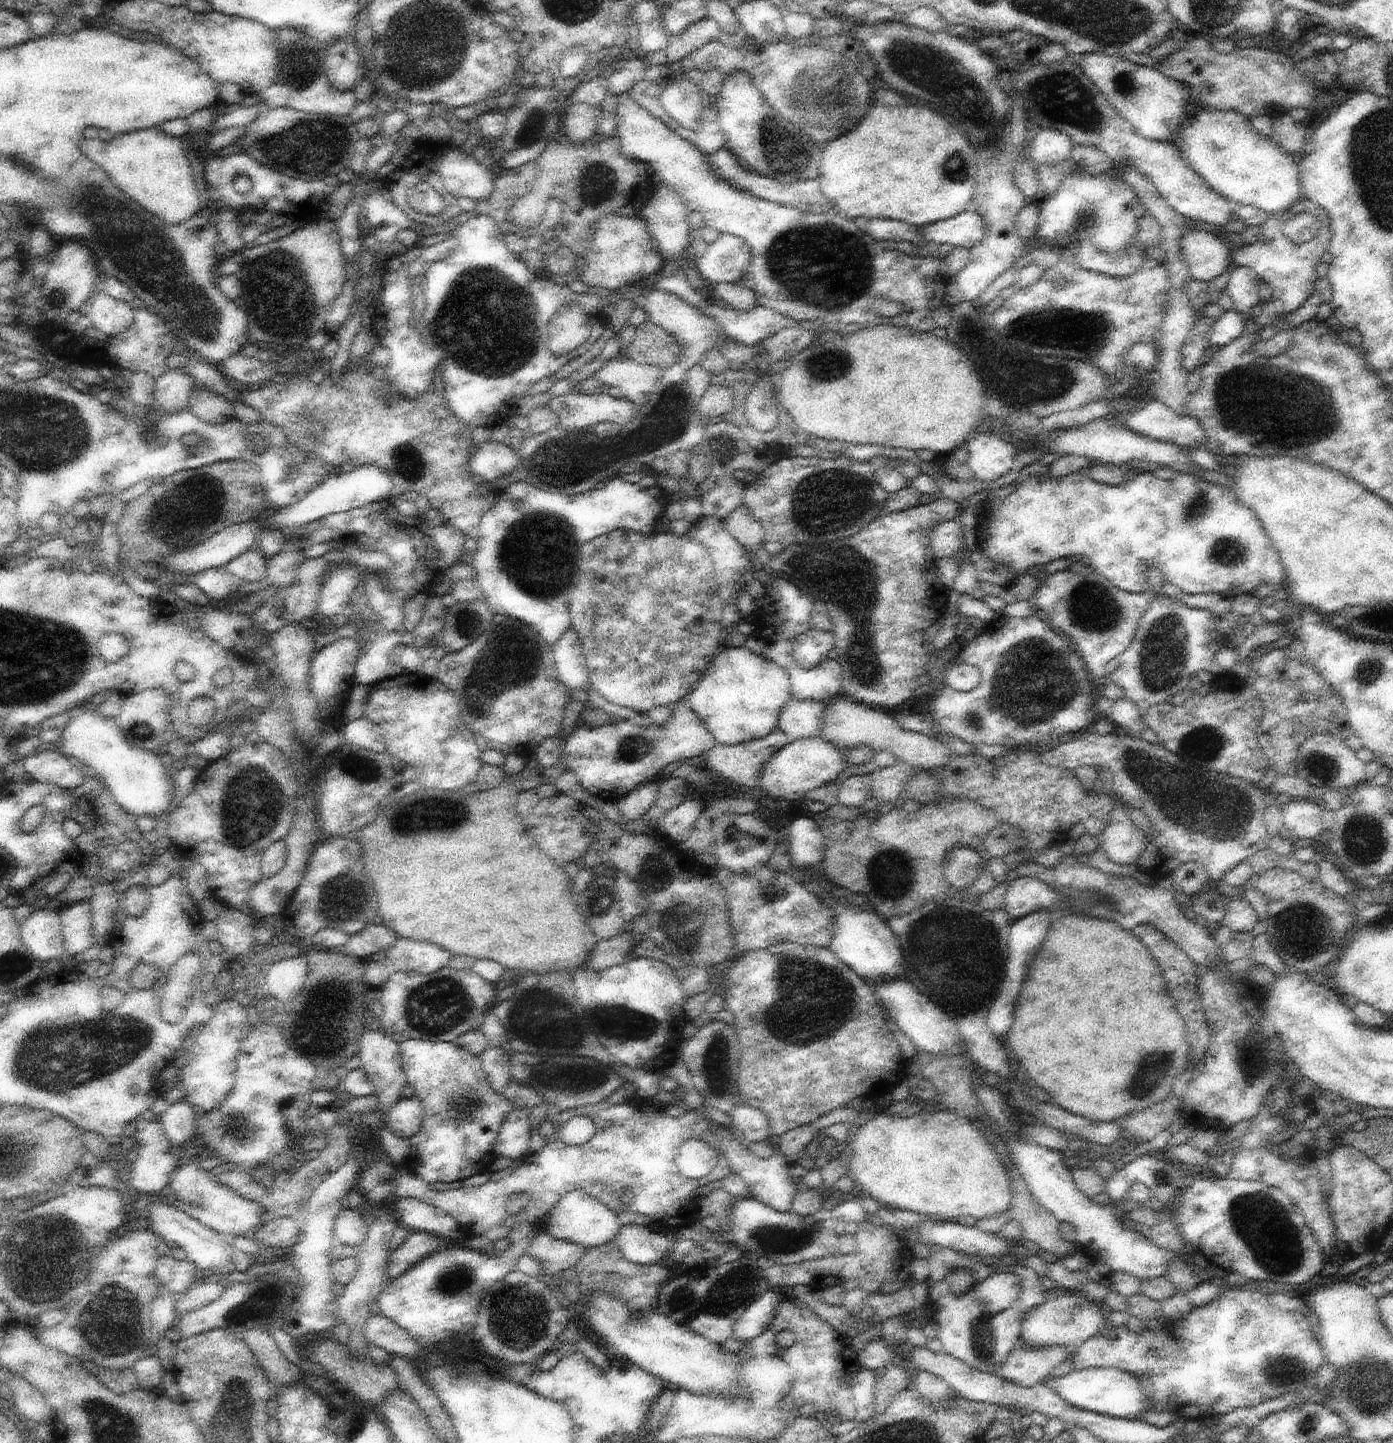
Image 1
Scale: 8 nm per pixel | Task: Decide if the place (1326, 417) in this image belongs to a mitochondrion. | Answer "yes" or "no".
yes

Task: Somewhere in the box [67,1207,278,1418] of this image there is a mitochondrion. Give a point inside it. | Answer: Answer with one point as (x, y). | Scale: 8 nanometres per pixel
(112, 1323)

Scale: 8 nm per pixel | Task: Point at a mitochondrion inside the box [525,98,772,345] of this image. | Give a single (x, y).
(598, 184)

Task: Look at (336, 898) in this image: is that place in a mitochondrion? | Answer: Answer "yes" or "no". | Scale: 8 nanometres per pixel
yes

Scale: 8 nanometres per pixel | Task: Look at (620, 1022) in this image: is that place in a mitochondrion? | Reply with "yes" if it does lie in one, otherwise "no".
yes

